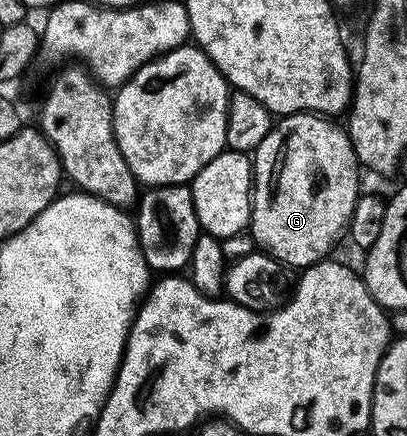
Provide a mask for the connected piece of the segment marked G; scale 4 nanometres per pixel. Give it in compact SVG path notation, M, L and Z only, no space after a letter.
M295 112L291 116L286 116L274 127L273 131L267 134L267 138L263 138L263 142L252 153L251 160L253 166L253 191L251 193L251 235L255 241L256 247L260 251L270 255L274 260L281 263L282 266L289 264L296 270L304 270L310 264L318 264L321 260L326 259L330 255L333 247L342 236L346 235L349 227L349 219L355 210L355 202L357 201L358 181L359 181L359 165L357 155L353 149L352 142L349 141L349 133L344 127L341 128L337 124L332 124L332 119L326 118L324 115L315 112Z

